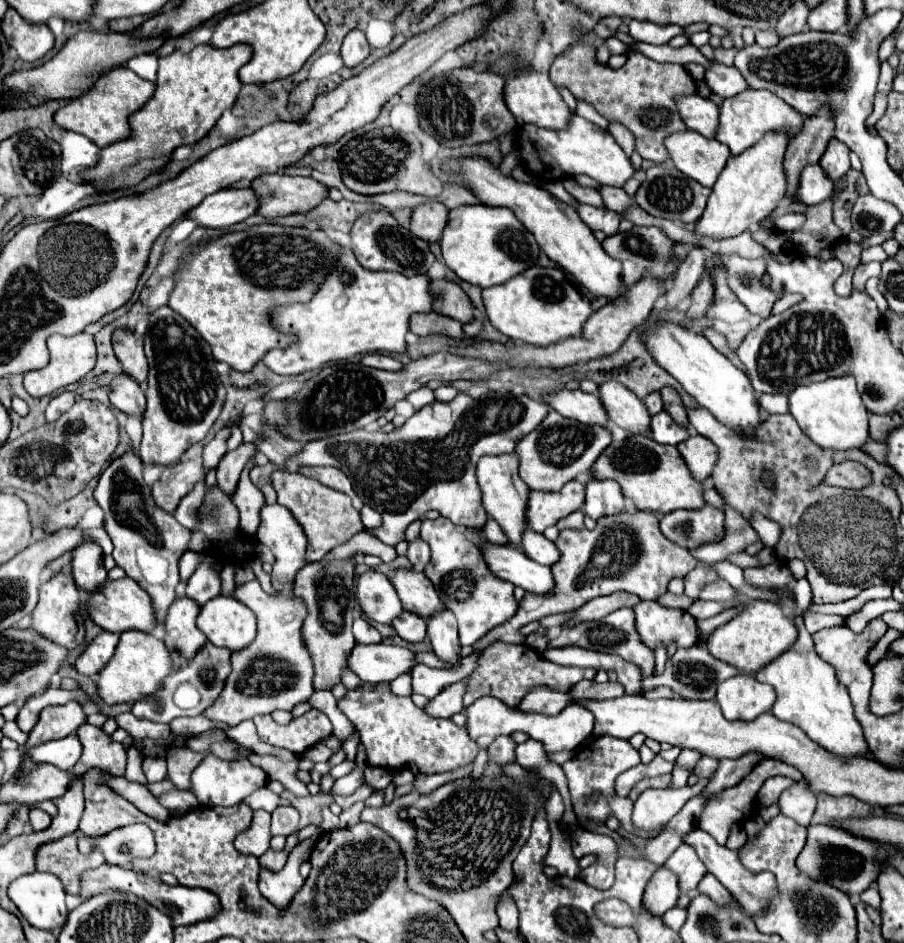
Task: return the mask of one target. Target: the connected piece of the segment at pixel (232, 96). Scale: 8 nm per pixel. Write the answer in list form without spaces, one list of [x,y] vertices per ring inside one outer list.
[[[198,44],[188,52],[172,52],[168,56],[160,56],[158,62],[158,80],[156,80],[156,92],[154,96],[130,116],[130,126],[132,126],[132,136],[128,140],[120,140],[112,146],[102,148],[100,152],[100,162],[96,168],[86,170],[82,176],[86,182],[94,184],[96,180],[114,180],[116,188],[130,188],[136,186],[142,178],[146,178],[150,172],[158,172],[166,166],[170,154],[174,148],[182,144],[192,144],[204,138],[216,120],[222,116],[224,110],[232,108],[238,92],[242,88],[242,82],[238,80],[238,70],[252,58],[252,48],[248,44],[234,44],[232,48],[212,48],[212,44]]]

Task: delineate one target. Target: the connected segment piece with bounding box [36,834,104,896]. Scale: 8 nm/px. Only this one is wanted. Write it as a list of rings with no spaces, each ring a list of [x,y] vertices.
[[[68,834],[60,840],[42,844],[36,850],[36,870],[50,872],[58,876],[68,894],[78,896],[80,892],[80,876],[84,870],[96,868],[104,862],[104,856],[98,850],[92,850],[90,856],[78,852],[76,834]]]

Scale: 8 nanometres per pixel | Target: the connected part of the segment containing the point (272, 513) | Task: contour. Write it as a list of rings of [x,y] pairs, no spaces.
[[[266,504],[260,510],[260,526],[258,526],[256,534],[258,534],[258,538],[262,538],[262,544],[268,546],[272,550],[272,554],[276,556],[274,570],[272,570],[272,586],[282,594],[290,594],[296,572],[308,562],[304,558],[304,552],[306,552],[304,530],[296,524],[296,518],[292,516],[292,512],[288,512],[282,504],[270,504],[270,506]]]

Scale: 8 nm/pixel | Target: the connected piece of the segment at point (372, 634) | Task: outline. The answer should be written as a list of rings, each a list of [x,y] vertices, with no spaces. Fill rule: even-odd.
[[[356,618],[354,620],[354,638],[360,644],[378,644],[380,642],[380,632],[370,626],[364,618]]]

